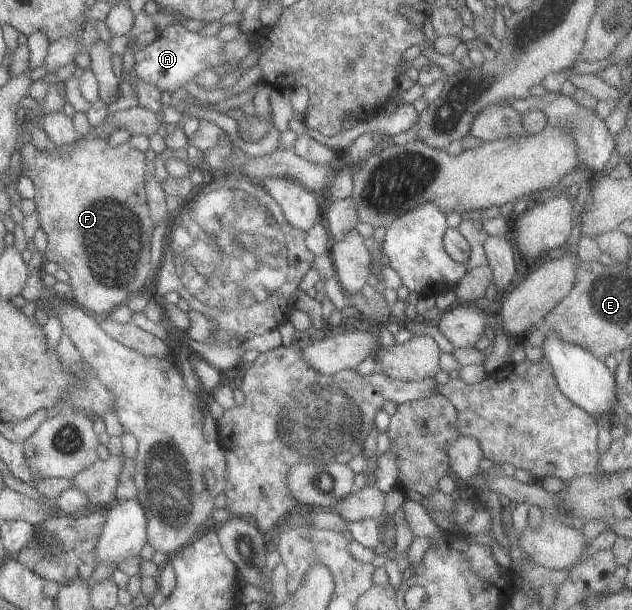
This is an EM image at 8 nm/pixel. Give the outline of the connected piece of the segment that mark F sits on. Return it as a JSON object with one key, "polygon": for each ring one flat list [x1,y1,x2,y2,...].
{"polygon":[[88,132,83,137,79,137,67,145,56,146,49,143,42,150,37,150,31,142,27,142,20,148,20,151,21,173,26,175,34,185,32,200,35,202,38,227,45,232,45,236,48,239,45,252,41,255,42,258,50,262,55,262,60,270,67,273,69,277,68,284,71,286,68,299,75,300,81,308,84,308,87,312,97,314,99,318,106,317,114,309,126,304,131,296,140,294,143,291,141,286,143,286,143,282,147,280,147,274,149,274,149,244,155,238,155,234,153,232,153,224,149,220,144,198,145,174,147,173,147,161,144,152,137,151,126,143,119,144,118,146,110,146,107,144,107,138,94,136,93,132]]}

